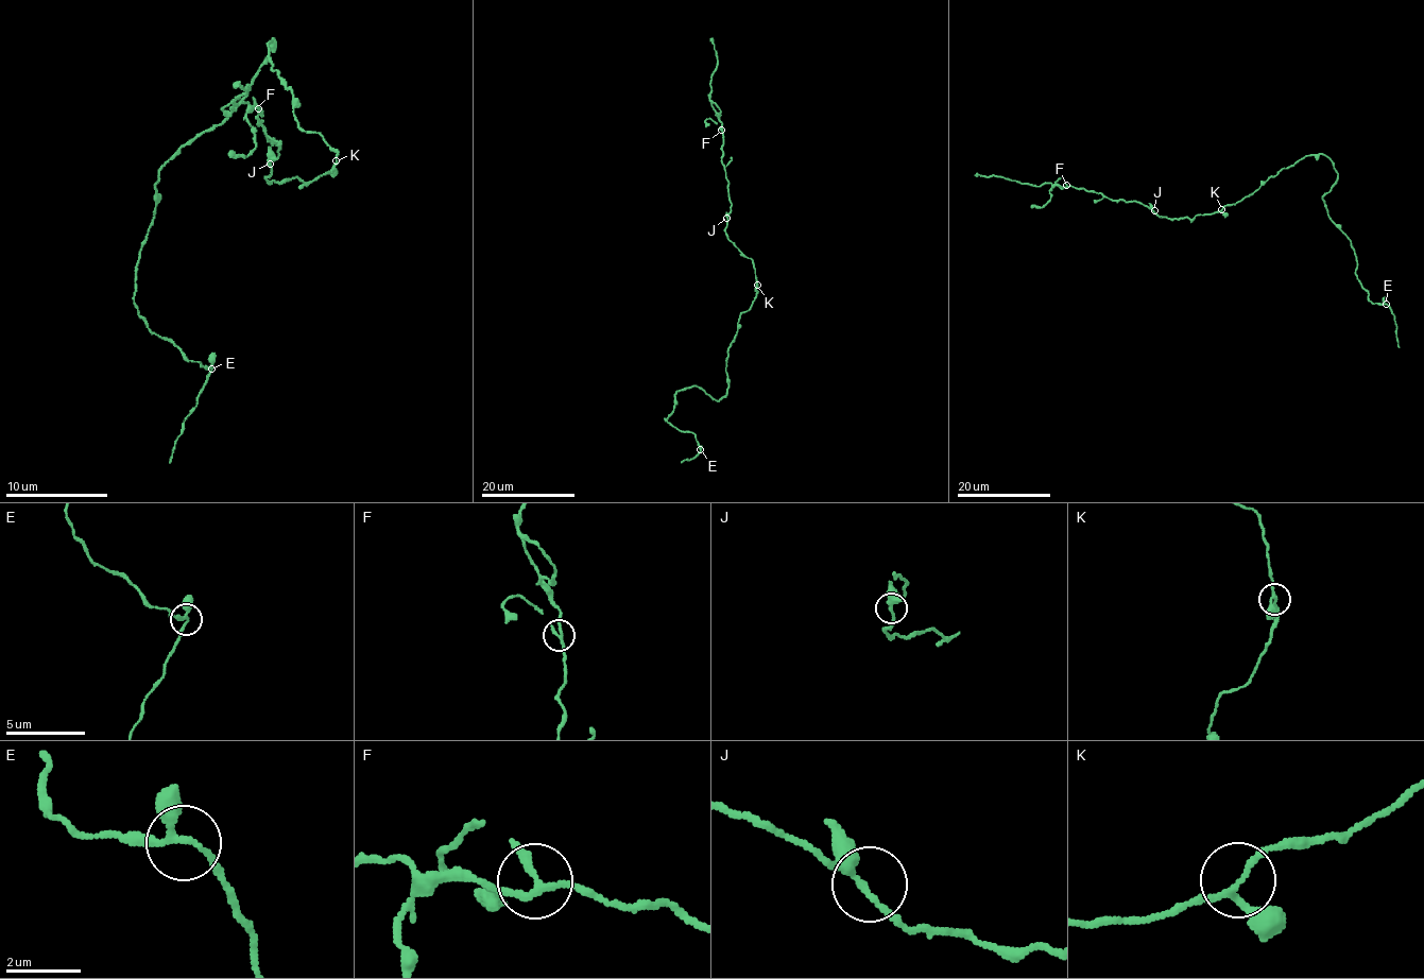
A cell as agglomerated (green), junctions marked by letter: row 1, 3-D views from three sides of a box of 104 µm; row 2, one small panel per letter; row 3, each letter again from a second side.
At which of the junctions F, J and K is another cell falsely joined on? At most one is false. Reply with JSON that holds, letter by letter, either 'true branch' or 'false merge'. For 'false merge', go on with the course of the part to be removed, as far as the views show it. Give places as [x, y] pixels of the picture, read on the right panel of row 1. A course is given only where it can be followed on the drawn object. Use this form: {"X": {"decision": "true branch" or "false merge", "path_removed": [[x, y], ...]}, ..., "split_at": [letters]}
{"F": {"decision": "true branch"}, "J": {"decision": "true branch"}, "K": {"decision": "true branch"}, "split_at": []}

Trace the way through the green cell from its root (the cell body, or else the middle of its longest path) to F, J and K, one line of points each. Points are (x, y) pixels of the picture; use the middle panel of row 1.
F: (737, 328), (741, 313), (756, 298), (757, 280), (753, 260), (725, 233), (732, 203), (721, 160), (721, 130)
J: (737, 328), (741, 313), (756, 298), (757, 280), (753, 260), (727, 238), (726, 218)
K: (737, 328), (741, 313), (756, 298), (757, 286)

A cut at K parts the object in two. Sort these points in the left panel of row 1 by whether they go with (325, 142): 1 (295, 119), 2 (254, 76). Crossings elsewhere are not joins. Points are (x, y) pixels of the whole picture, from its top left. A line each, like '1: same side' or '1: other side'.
1: same side
2: same side

